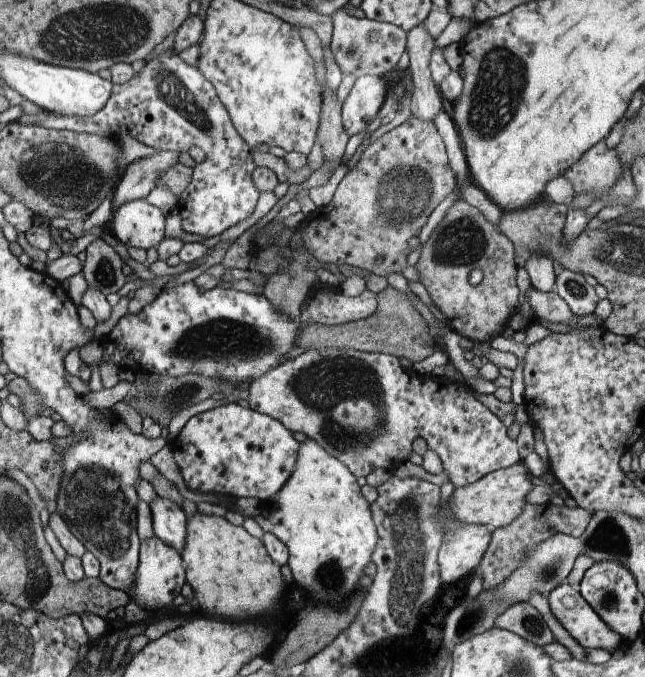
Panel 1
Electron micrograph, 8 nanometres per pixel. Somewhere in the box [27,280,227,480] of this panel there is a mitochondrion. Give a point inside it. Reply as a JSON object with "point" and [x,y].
{"point":[162,404]}

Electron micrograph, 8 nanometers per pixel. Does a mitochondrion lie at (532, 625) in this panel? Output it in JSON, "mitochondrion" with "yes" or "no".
{"mitochondrion":"yes"}

